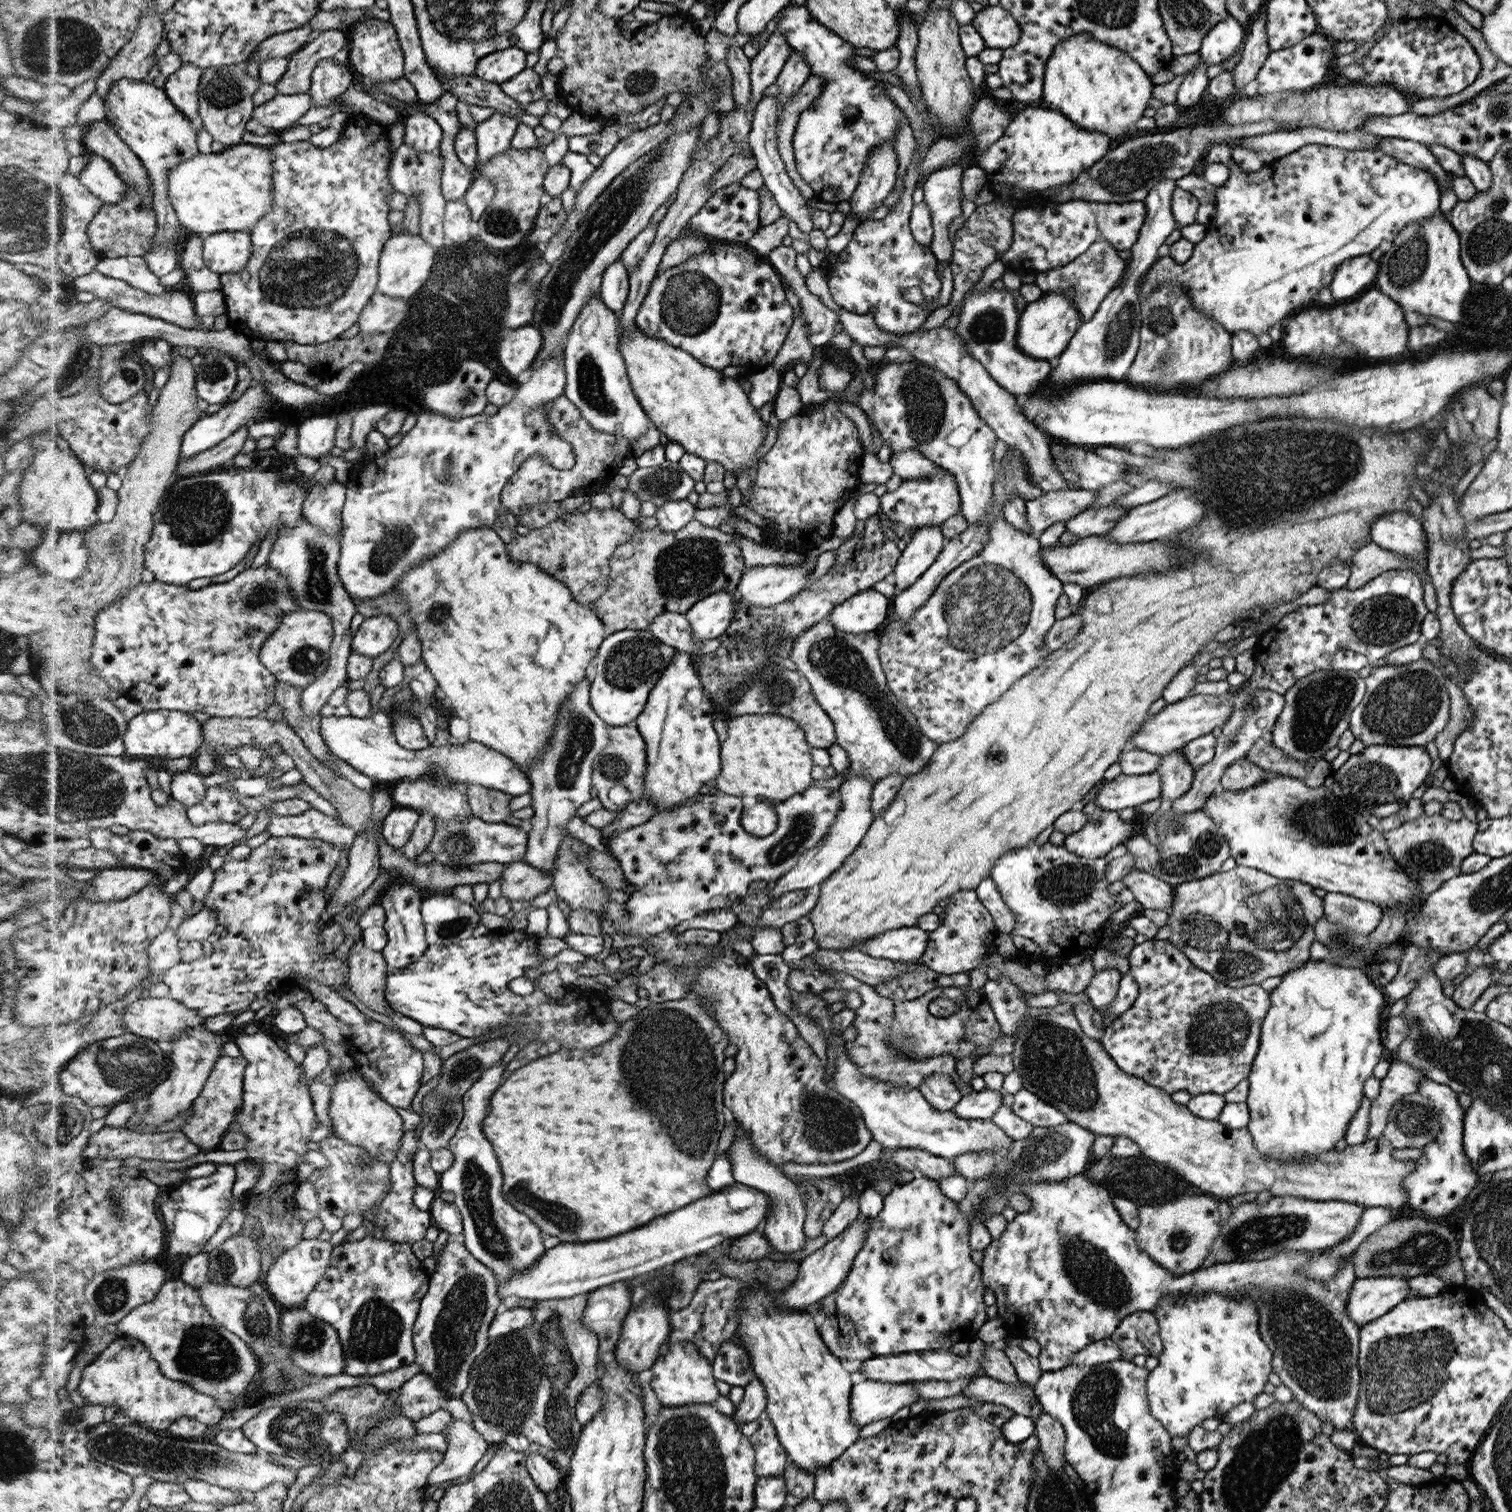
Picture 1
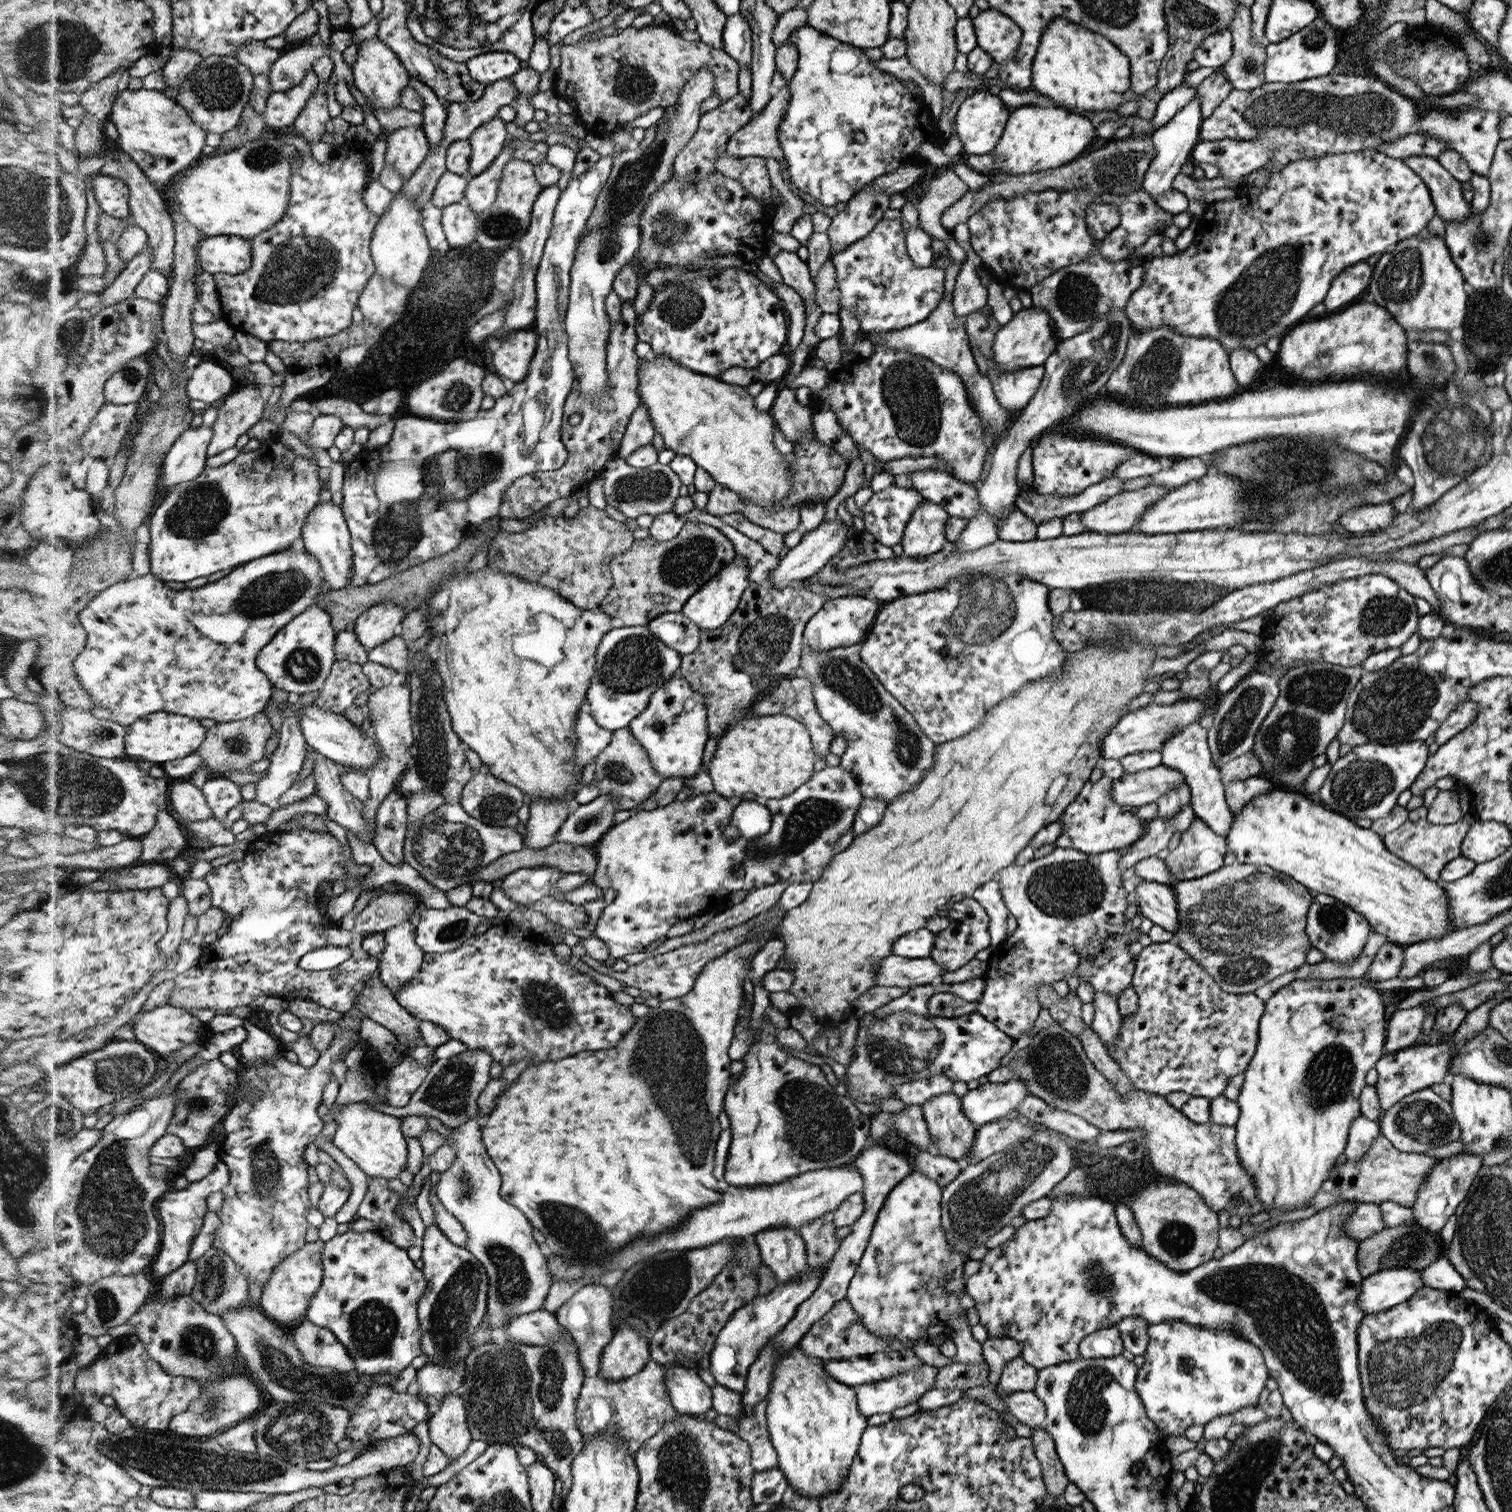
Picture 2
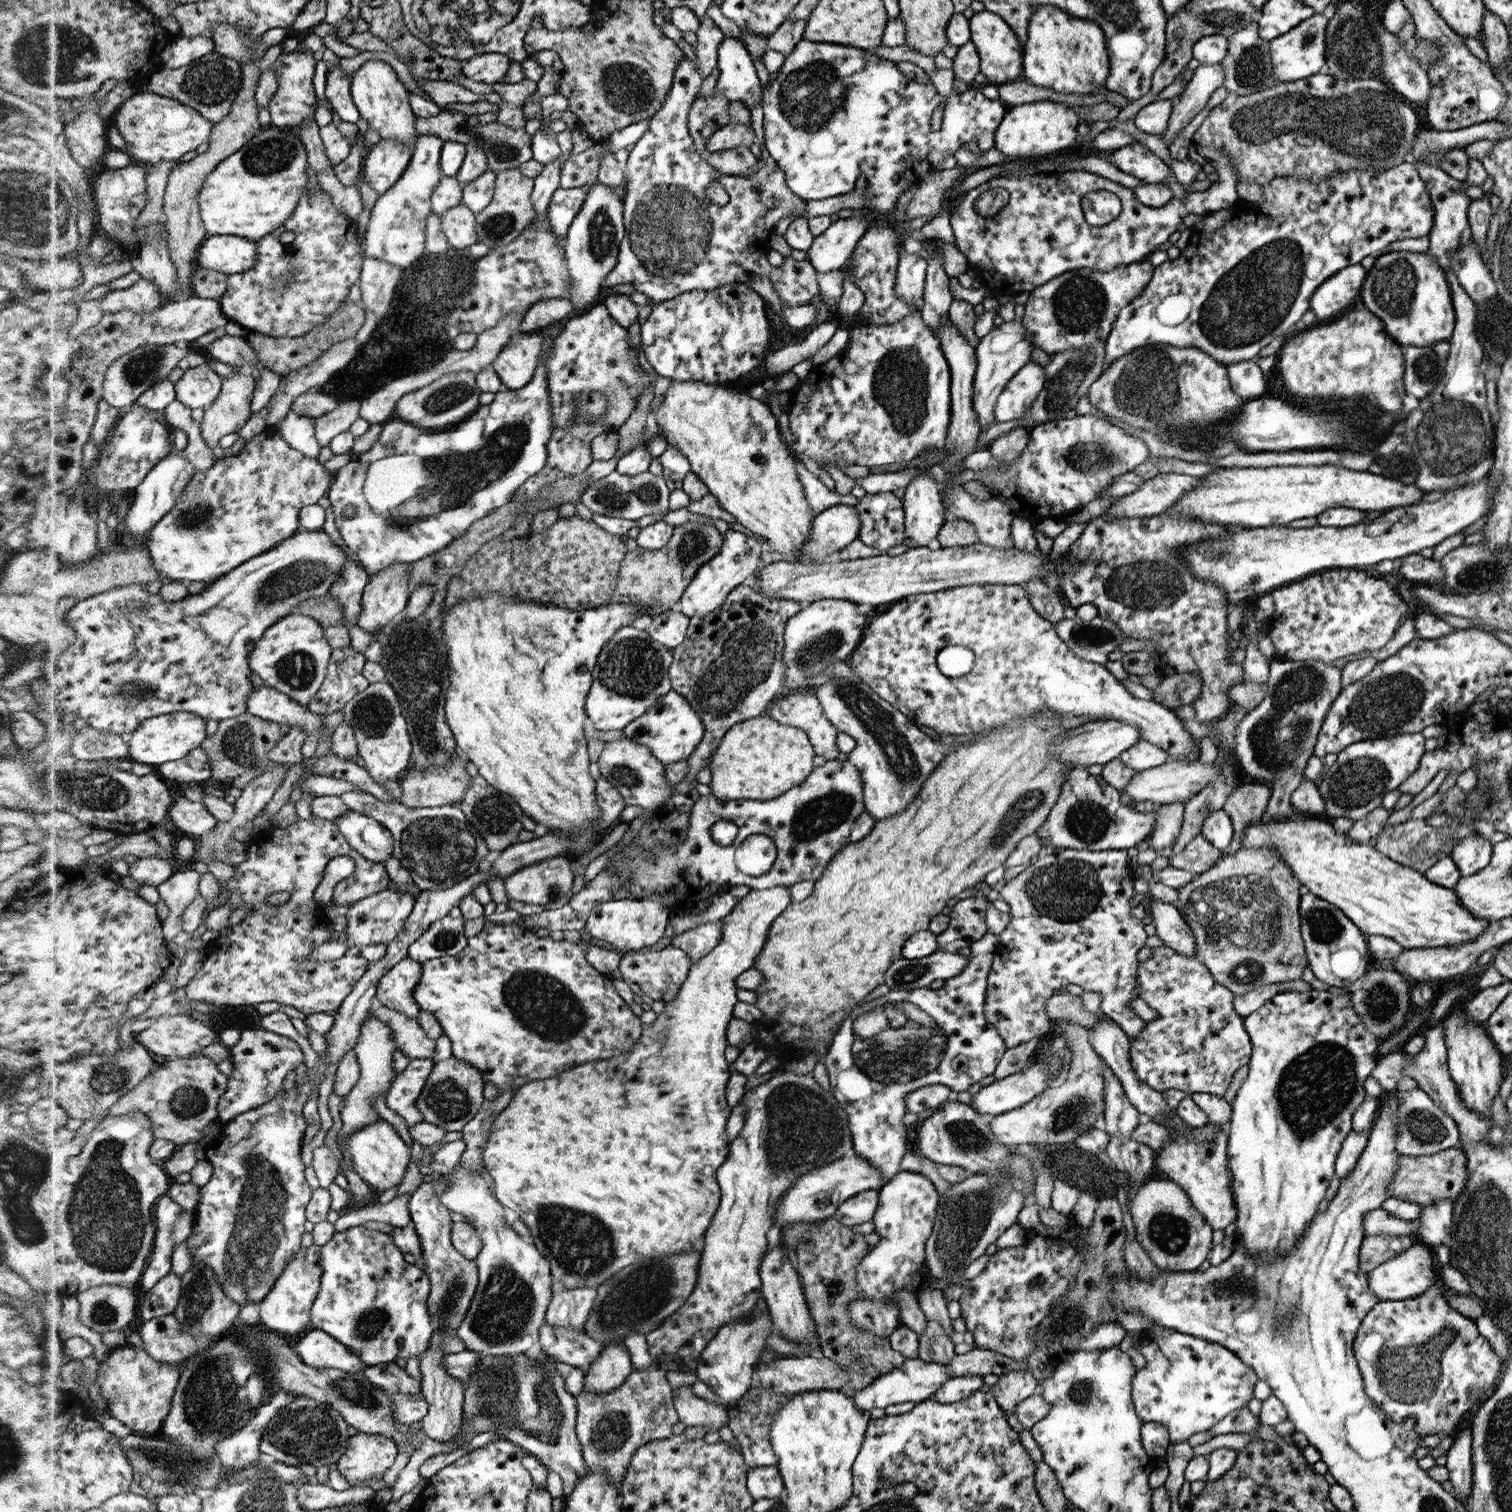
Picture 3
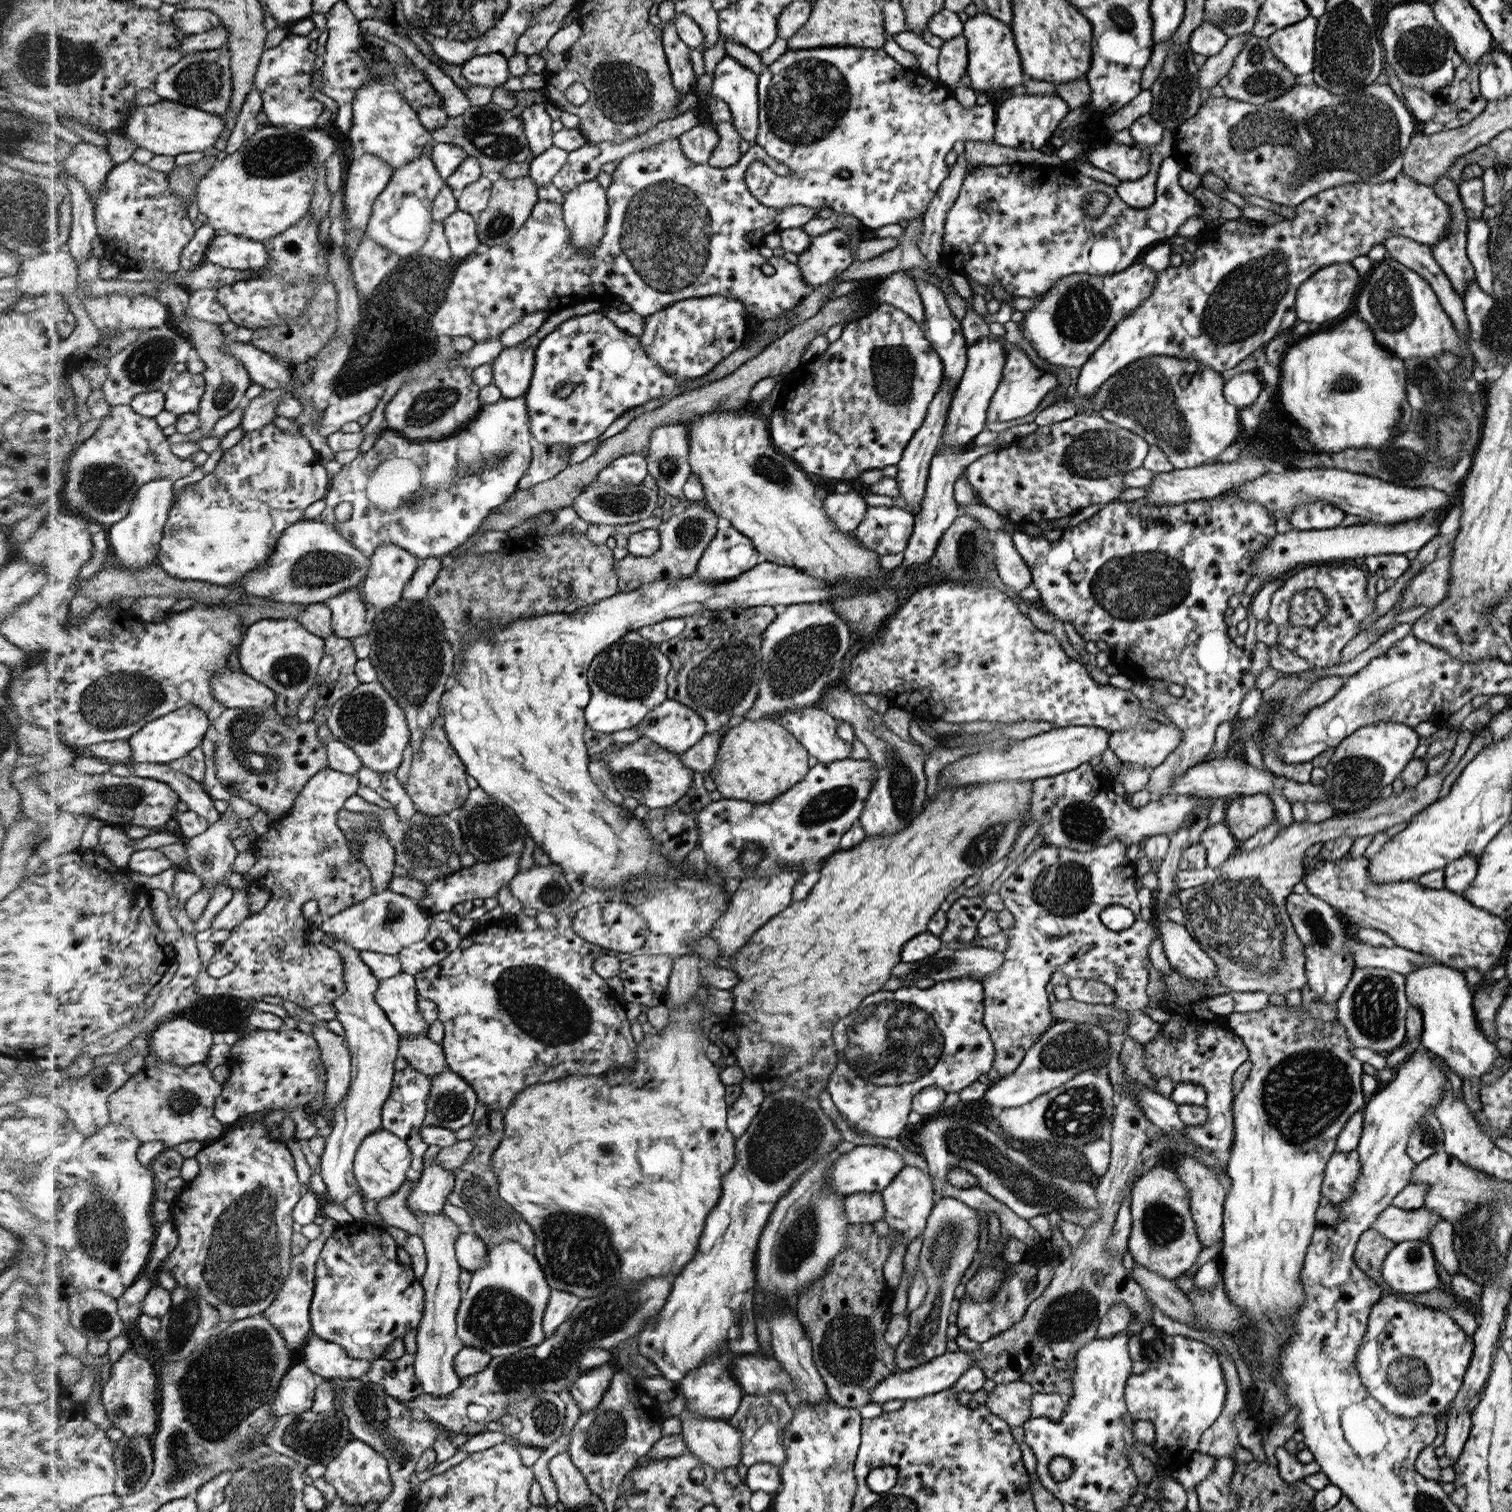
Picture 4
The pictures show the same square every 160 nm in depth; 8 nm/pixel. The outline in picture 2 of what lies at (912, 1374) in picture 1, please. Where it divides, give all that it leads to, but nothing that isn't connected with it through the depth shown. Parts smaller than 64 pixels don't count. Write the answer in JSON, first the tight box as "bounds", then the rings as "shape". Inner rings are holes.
{"bounds":[767,1345,925,1499],"shape":[[[797,1345],[777,1354],[770,1392],[767,1394],[767,1425],[771,1441],[779,1454],[779,1470],[786,1476],[789,1486],[796,1493],[820,1499],[821,1496],[836,1493],[847,1481],[852,1461],[862,1446],[863,1433],[870,1423],[859,1412],[855,1386],[885,1379],[910,1369],[921,1367],[925,1362],[909,1347],[900,1351],[875,1352],[868,1358],[824,1360],[808,1356]]]}

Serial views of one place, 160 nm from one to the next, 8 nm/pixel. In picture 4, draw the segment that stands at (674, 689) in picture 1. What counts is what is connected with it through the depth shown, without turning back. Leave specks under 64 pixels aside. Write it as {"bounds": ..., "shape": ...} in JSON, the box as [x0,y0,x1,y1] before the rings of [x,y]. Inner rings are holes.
{"bounds":[636,699,707,753],"shape":[[[666,699],[636,725],[638,735],[648,737],[673,753],[686,752],[707,733],[707,724],[695,709]]]}

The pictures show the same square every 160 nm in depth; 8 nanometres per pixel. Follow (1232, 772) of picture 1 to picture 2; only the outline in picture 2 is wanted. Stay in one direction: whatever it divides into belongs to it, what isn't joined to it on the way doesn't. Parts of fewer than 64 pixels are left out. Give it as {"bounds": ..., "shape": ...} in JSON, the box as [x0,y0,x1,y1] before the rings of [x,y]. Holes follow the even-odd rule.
{"bounds":[1225,775,1274,814],"shape":[[[1258,775],[1244,780],[1231,780],[1225,785],[1225,799],[1229,804],[1229,809],[1233,814],[1237,814],[1252,798],[1256,798],[1274,787],[1274,783],[1268,778]]]}

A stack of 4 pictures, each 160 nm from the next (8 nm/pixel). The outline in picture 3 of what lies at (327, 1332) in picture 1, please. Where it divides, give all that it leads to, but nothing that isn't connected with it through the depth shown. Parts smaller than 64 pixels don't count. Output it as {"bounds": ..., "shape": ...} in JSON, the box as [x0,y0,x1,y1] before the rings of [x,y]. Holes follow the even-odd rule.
{"bounds":[295,1328,367,1373],"shape":[[[316,1328],[304,1333],[295,1349],[302,1362],[314,1368],[336,1368],[348,1373],[357,1373],[367,1367],[347,1346]]]}

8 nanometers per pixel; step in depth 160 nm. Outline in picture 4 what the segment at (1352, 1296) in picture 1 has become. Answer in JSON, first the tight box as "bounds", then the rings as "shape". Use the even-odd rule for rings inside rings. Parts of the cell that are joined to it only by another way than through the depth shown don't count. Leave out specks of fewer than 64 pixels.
{"bounds":[1381,1239,1439,1294],"shape":[[[1425,1239],[1395,1243],[1386,1255],[1381,1278],[1390,1290],[1402,1294],[1422,1294],[1439,1287],[1438,1264]]]}

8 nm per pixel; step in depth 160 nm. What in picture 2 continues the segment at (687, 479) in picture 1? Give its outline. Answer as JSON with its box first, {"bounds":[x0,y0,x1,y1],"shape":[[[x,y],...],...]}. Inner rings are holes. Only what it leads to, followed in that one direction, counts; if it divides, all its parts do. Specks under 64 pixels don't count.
{"bounds":[603,457,682,519],"shape":[[[620,457],[606,462],[603,471],[604,497],[606,504],[618,509],[628,518],[636,519],[640,515],[648,514],[652,517],[672,510],[675,500],[680,497],[682,482],[680,477],[672,471],[669,465],[654,464],[646,468],[634,468]]]}

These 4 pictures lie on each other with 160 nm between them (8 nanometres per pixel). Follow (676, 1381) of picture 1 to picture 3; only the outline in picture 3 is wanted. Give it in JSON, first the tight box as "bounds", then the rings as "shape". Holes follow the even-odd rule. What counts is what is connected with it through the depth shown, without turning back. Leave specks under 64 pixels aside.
{"bounds":[673,1386,729,1431],"shape":[[[691,1386],[680,1387],[673,1399],[679,1421],[686,1427],[710,1427],[711,1431],[729,1425],[726,1409],[696,1396]]]}

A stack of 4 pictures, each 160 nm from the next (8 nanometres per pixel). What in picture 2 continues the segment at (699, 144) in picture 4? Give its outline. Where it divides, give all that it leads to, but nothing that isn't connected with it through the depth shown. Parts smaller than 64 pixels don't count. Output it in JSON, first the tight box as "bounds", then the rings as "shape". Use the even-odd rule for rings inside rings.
{"bounds":[727,87,790,158],"shape":[[[783,87],[760,116],[753,116],[746,126],[740,127],[727,142],[728,154],[742,158],[747,156],[783,157],[783,150],[778,142],[777,128],[788,110],[790,93]]]}

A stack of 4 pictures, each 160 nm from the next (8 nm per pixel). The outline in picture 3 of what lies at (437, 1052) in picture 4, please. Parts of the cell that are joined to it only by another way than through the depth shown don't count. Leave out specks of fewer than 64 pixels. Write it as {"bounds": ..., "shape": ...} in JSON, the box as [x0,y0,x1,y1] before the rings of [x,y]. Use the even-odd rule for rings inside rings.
{"bounds":[370,1005,435,1062],"shape":[[[385,1005],[370,1011],[370,1015],[378,1017],[391,1027],[398,1042],[398,1049],[414,1062],[416,1059],[432,1059],[435,1057],[435,1040],[432,1040],[417,1020],[408,1018],[401,1012],[394,1011]]]}

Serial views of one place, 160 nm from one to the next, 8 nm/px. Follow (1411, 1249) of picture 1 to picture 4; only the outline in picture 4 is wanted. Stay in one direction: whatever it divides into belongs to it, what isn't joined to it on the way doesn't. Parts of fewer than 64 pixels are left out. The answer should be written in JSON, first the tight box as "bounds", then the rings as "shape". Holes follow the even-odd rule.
{"bounds":[1353,1228,1395,1286],"shape":[[[1374,1228],[1365,1230],[1358,1237],[1353,1254],[1355,1263],[1378,1286],[1384,1286],[1384,1279],[1381,1278],[1381,1268],[1386,1255],[1394,1248],[1394,1245],[1395,1242],[1387,1239]]]}

